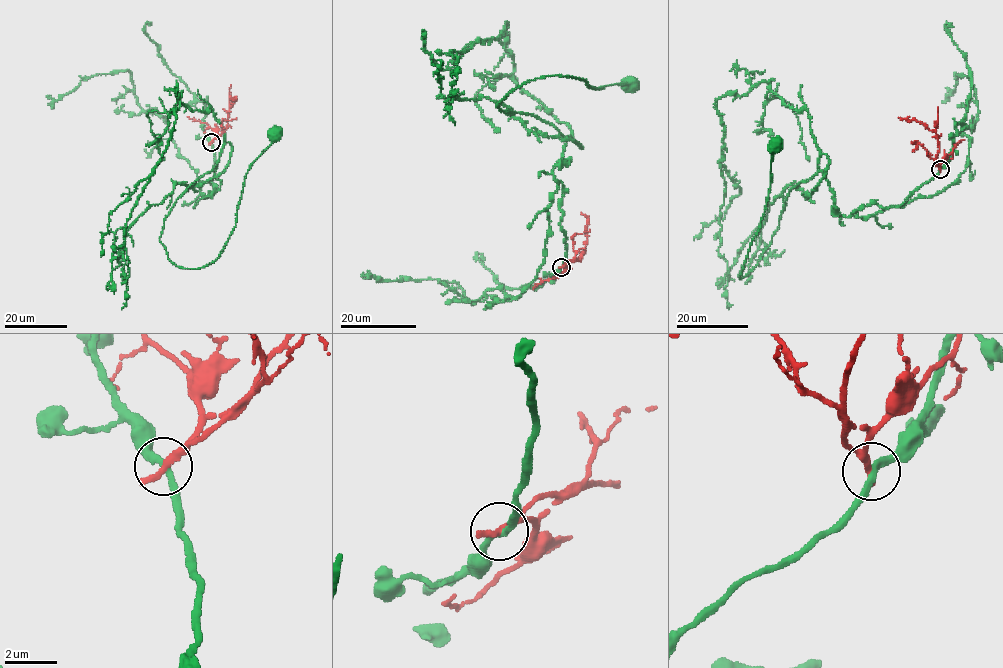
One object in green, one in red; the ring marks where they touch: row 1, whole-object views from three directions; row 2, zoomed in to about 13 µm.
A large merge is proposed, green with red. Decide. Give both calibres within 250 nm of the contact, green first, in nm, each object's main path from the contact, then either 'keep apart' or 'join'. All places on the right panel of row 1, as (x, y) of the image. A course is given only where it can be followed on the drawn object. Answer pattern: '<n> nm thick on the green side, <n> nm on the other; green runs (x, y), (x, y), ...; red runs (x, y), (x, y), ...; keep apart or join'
240 nm thick on the green side, 340 nm on the other; green runs (940, 169), (902, 204), (846, 217), (818, 171), (789, 191), (740, 278), (774, 144); red runs (940, 169), (936, 165), (936, 133), (915, 120), (899, 117); keep apart

